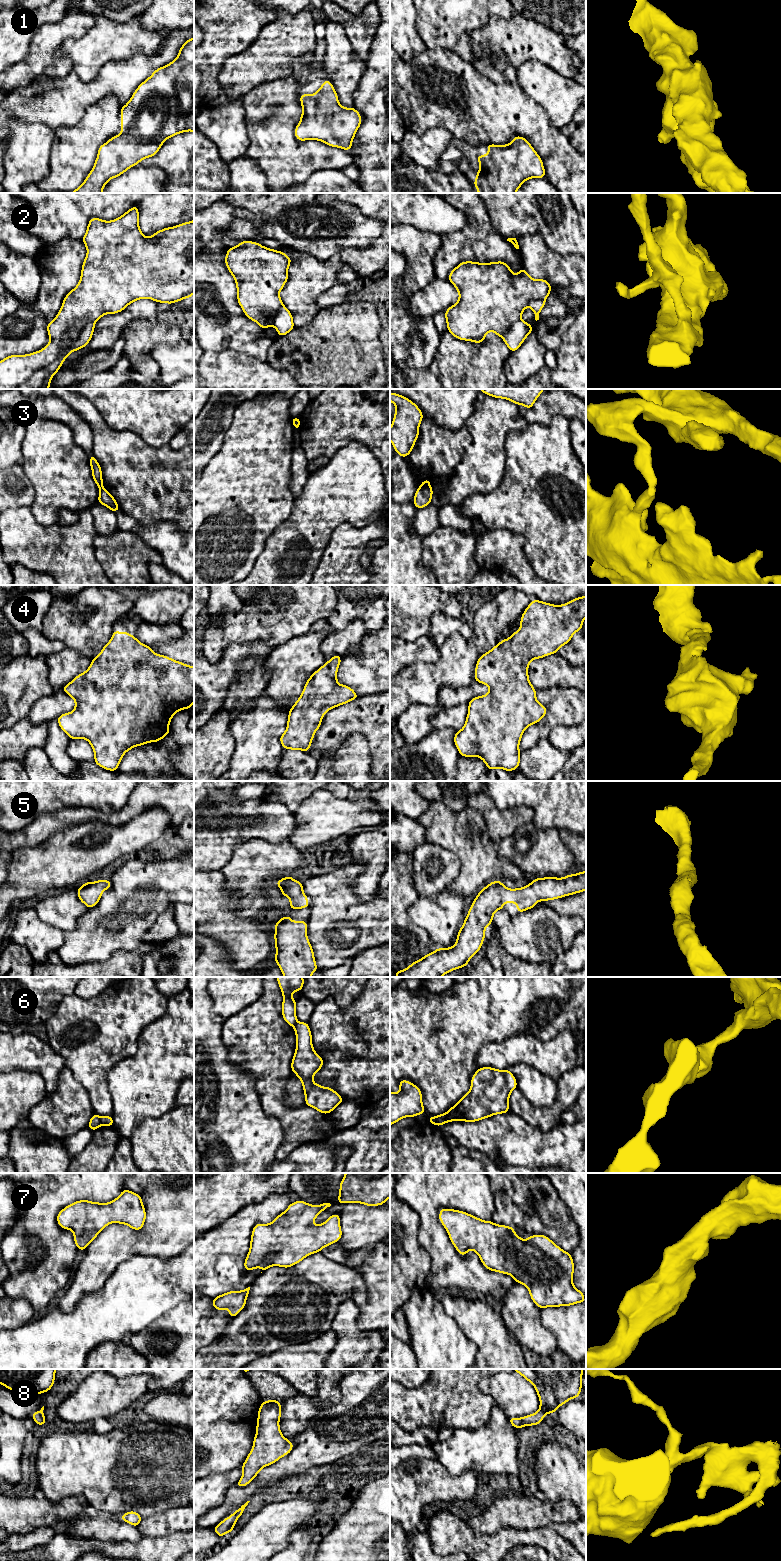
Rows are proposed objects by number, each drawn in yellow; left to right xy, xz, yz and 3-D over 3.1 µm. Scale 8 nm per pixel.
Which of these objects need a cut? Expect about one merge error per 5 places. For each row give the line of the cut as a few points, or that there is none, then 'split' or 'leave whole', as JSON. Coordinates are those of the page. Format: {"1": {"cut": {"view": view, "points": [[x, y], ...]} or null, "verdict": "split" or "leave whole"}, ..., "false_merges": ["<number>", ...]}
{"1": {"cut": null, "verdict": "leave whole"}, "2": {"cut": {"view": "xy", "points": [[94, 322], [88, 322], [54, 361], [17, 388]]}, "verdict": "split"}, "3": {"cut": {"view": "yz", "points": [[419, 486], [429, 487]]}, "verdict": "split"}, "4": {"cut": null, "verdict": "leave whole"}, "5": {"cut": null, "verdict": "leave whole"}, "6": {"cut": {"view": "yz", "points": [[435, 1117], [439, 1125]]}, "verdict": "split"}, "7": {"cut": null, "verdict": "leave whole"}, "8": {"cut": null, "verdict": "leave whole"}, "false_merges": ["2", "3", "6"]}

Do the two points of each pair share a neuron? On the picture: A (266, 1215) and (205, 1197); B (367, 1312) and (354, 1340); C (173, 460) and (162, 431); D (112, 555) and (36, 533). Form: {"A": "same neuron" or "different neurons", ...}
{"A": "different neurons", "B": "different neurons", "C": "different neurons", "D": "different neurons"}

